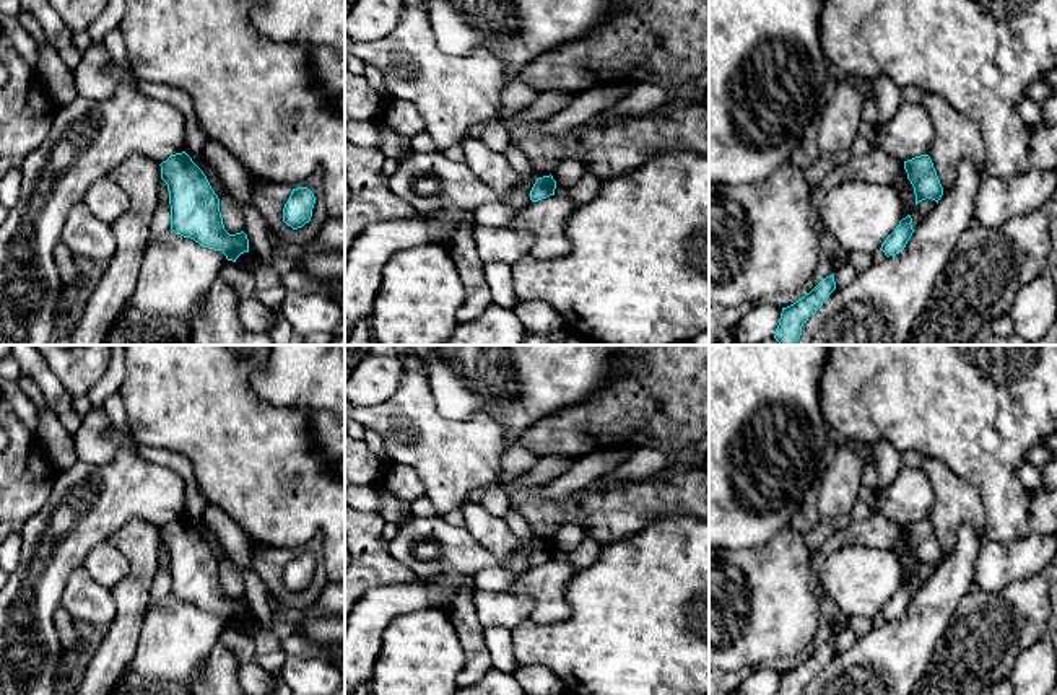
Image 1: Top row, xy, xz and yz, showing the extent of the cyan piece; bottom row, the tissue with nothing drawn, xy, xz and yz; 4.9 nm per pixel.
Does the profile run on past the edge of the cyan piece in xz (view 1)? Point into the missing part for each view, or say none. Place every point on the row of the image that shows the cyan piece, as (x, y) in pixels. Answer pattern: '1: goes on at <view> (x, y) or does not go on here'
1: does not go on here

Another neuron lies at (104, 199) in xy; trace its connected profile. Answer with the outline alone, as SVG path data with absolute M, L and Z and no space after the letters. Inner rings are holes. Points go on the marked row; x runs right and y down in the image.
M109 176L93 182L81 202L96 218L107 225L112 225L130 207L128 194Z

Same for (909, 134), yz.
M901 103L893 119L875 129L878 148L899 161L929 155L933 142L932 119L922 103Z

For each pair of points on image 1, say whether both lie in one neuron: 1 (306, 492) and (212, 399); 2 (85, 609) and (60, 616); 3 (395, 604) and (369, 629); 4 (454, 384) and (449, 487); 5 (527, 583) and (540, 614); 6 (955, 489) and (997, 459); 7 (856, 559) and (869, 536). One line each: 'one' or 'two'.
1: one
2: two
3: one
4: two
5: one
6: two
7: two

